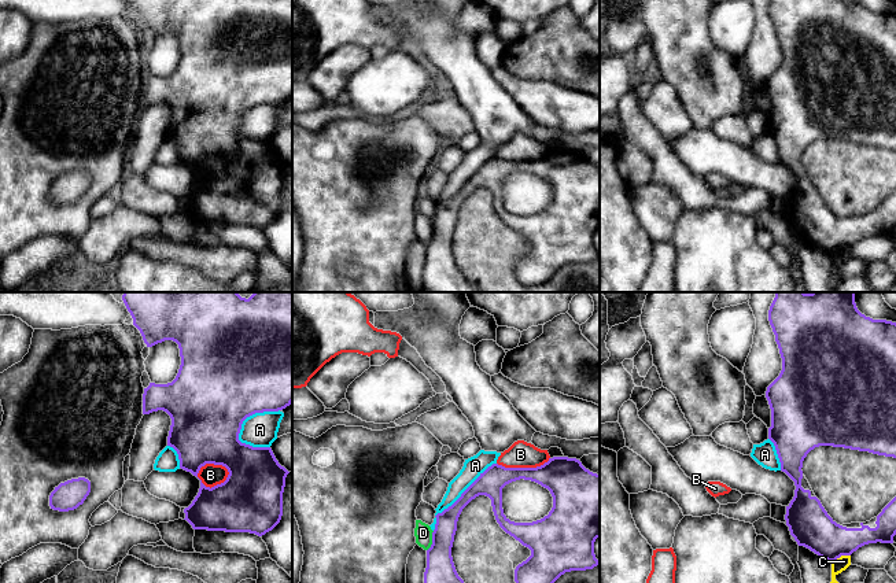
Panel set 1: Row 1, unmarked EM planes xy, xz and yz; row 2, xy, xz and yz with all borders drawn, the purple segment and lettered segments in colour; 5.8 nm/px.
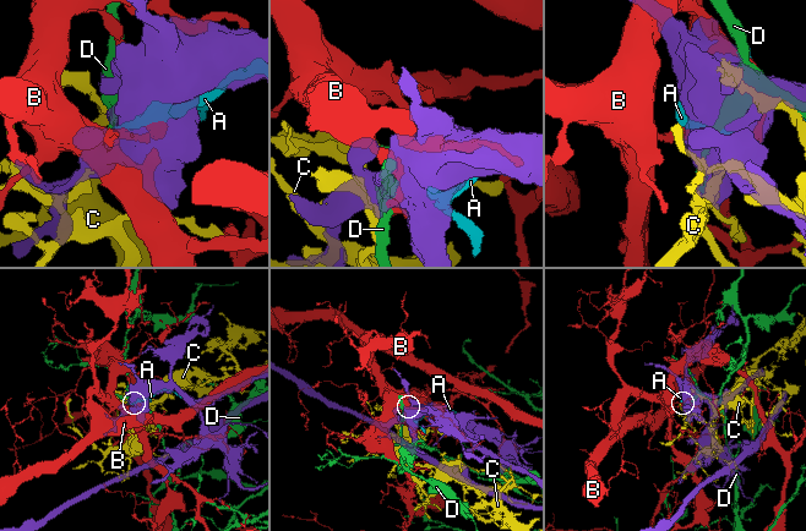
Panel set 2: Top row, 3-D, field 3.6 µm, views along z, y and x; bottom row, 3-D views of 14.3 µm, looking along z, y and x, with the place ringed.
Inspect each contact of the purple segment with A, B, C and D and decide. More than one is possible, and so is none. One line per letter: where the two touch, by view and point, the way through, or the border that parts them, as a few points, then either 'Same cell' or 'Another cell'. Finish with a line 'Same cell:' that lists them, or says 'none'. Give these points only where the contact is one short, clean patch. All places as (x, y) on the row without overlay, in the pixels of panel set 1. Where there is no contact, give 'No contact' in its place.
A: Touches purple at xy (251, 107). Another cell
B: Touches purple at xy (210, 155). Another cell
C: Touches purple at yz (840, 248). Another cell
D: Touches purple at xz (432, 233). Another cell
Same cell: none

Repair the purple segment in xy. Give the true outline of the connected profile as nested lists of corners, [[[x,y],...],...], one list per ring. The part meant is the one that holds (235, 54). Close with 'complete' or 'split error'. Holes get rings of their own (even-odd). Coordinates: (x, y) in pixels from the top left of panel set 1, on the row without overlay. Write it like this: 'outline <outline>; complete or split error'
outline [[[126,0],[133,11],[133,18],[140,23],[147,40],[152,40],[165,33],[173,33],[178,37],[181,58],[176,71],[167,77],[150,75],[143,86],[143,107],[163,103],[172,111],[167,129],[167,139],[173,140],[180,152],[180,160],[198,170],[202,159],[206,156],[222,158],[228,162],[226,173],[214,180],[206,180],[200,173],[200,181],[192,196],[184,202],[185,211],[193,222],[225,224],[225,225],[250,225],[258,229],[272,224],[283,209],[283,185],[285,170],[290,166],[279,156],[270,140],[252,140],[239,133],[243,114],[263,104],[279,104],[292,96],[292,0]]]; complete

